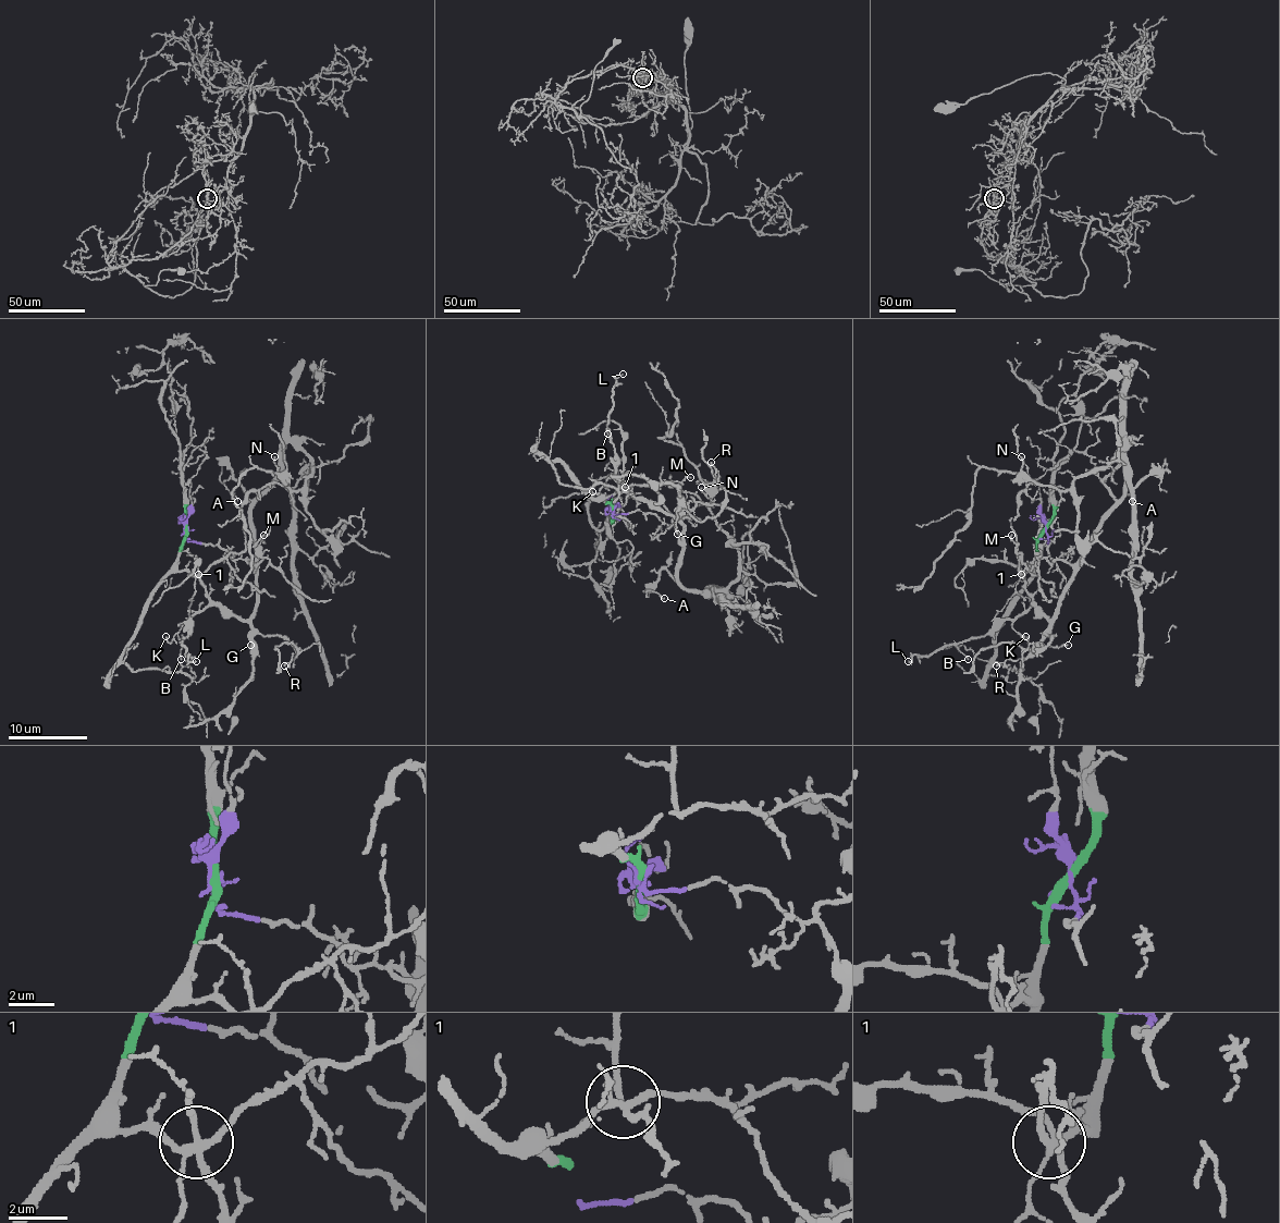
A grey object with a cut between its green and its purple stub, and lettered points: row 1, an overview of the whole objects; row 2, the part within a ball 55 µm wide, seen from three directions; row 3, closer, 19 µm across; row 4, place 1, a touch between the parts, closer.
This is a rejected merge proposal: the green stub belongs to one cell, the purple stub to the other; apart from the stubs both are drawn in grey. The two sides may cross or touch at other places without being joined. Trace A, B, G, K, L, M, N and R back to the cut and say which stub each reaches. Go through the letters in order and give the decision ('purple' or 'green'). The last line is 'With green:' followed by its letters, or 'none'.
A: purple
B: purple
G: purple
K: purple
L: purple
M: green
N: purple
R: purple
With green: M

